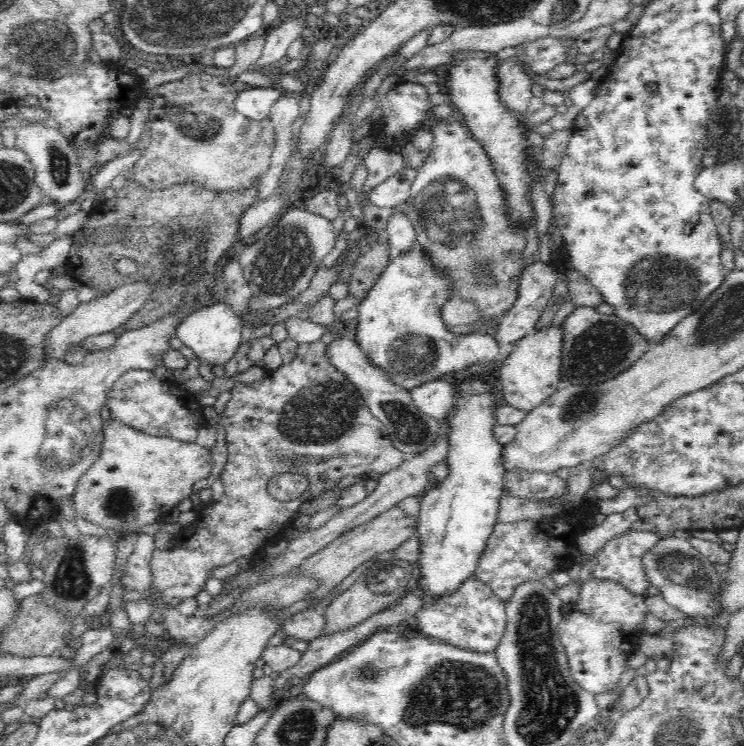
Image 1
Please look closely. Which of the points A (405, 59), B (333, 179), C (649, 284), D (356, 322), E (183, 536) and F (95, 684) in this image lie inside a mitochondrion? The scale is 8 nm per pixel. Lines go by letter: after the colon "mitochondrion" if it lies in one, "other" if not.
A: other
B: other
C: mitochondrion
D: other
E: other
F: other

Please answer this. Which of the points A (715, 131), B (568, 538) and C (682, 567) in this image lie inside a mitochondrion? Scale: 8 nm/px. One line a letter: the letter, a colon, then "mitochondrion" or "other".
A: mitochondrion
B: other
C: mitochondrion

